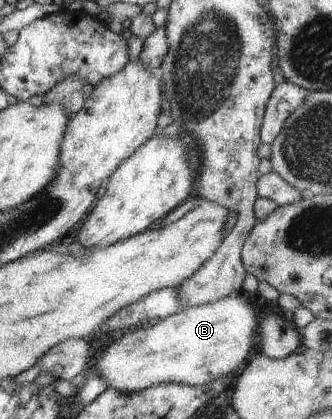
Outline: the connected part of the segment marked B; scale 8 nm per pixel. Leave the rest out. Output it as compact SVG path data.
M236 294L181 310L153 326L137 324L104 349L94 351L93 372L102 377L109 389L122 393L138 393L163 383L203 386L235 374L241 364L246 364L253 354L258 318L259 312Z

